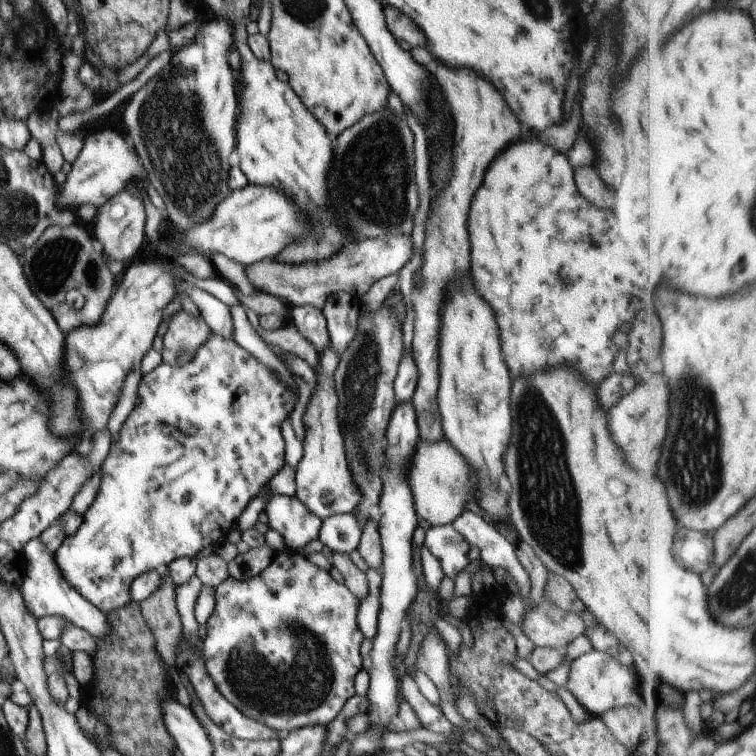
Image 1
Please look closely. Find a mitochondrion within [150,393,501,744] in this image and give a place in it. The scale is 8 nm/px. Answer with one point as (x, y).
(302, 687)

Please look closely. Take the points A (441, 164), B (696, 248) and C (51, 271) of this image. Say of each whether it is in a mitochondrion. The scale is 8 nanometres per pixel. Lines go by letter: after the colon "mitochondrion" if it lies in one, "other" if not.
A: other
B: other
C: mitochondrion

